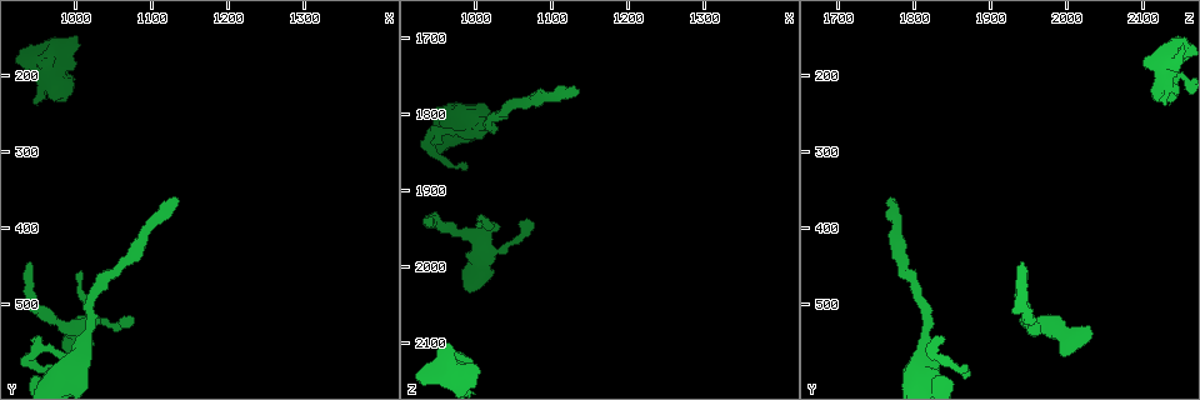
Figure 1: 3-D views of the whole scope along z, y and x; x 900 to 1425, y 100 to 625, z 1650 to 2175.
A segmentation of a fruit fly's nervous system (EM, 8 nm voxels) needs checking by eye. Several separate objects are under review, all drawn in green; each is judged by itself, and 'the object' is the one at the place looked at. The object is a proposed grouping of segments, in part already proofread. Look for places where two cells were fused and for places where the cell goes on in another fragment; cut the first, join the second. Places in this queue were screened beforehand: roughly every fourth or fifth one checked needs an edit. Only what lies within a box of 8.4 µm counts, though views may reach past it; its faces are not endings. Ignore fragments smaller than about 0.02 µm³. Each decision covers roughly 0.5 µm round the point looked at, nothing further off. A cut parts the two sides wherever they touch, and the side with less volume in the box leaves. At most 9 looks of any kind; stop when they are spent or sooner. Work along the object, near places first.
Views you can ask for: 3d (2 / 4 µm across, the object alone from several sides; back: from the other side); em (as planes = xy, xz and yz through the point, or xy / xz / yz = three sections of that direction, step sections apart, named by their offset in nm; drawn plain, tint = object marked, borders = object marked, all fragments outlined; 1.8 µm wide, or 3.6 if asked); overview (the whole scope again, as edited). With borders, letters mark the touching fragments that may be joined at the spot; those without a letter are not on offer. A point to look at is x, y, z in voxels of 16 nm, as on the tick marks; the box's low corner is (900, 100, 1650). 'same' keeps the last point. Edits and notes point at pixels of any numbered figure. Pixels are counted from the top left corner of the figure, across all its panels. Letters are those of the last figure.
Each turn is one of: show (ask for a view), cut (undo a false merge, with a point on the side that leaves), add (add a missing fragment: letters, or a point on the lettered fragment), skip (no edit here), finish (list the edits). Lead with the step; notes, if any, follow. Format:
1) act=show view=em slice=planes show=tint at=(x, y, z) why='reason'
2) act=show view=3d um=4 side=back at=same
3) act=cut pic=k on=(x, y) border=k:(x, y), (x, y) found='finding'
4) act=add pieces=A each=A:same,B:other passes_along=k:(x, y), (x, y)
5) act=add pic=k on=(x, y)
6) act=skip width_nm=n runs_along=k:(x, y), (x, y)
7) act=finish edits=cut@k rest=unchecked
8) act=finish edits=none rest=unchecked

act=show view=em slice=xy step=8 show=tint at=(945, 445, 1935) why='free end'

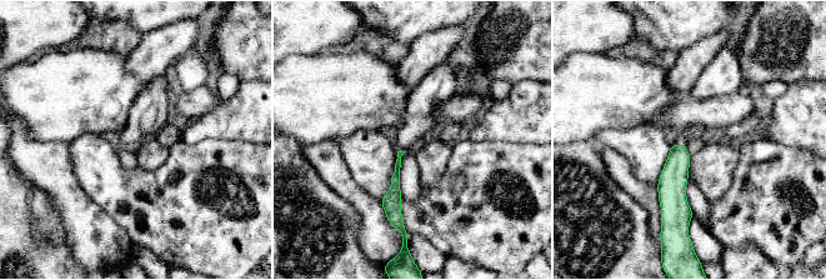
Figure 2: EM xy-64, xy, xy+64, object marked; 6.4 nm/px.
act=show view=em slice=xy step=8 show=borders at=same why='what lies round it'

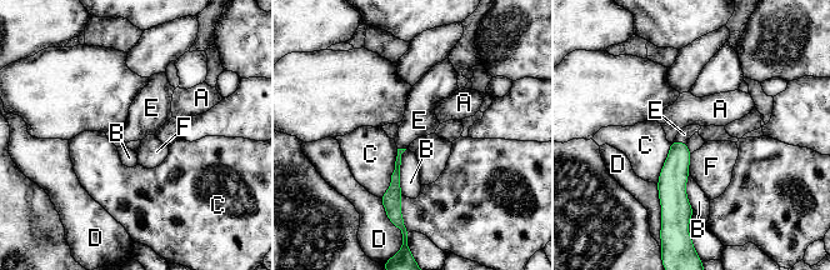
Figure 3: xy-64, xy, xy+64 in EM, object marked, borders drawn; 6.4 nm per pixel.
act=add pieces=E each=A:other,B:other,C:other,D:other,E:same,F:other passes_along=3:(674, 174), (680, 143), (684, 134) found='it goes on there'

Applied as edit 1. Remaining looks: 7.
act=show view=overview why='redraw'

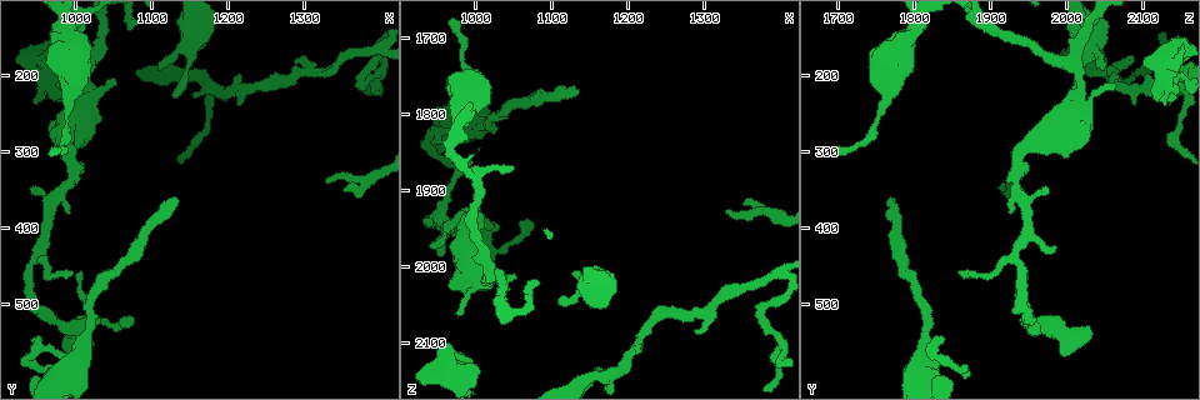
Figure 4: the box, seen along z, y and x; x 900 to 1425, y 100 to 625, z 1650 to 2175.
act=show view=em slice=planes show=tint at=(950, 565, 1820)

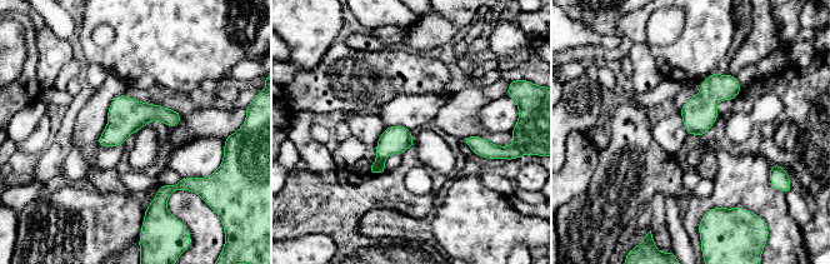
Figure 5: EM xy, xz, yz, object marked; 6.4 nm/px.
act=show view=em slice=planes show=borders at=same

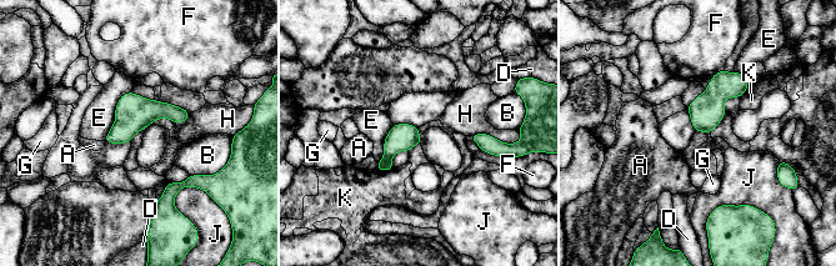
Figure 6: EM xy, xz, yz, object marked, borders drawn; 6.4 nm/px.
act=skip each=A:other,B:other,D:other,E:other,F:other,G:other,H:other,J:other,K:other border=6:(130, 90), (118, 100), (103, 140) found='all the same cell'

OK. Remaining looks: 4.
act=show view=3d um=4 side=back at=(1105, 195, 2045) why='branch stops here'

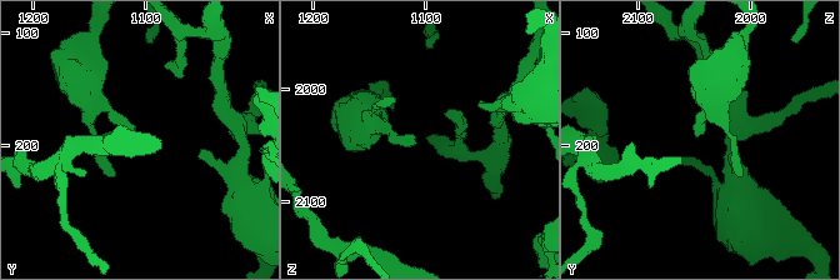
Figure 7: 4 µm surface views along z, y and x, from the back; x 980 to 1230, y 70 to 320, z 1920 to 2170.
act=show view=em slice=planes show=borders at=(1110, 190, 2046) why='shape alone is not enough'

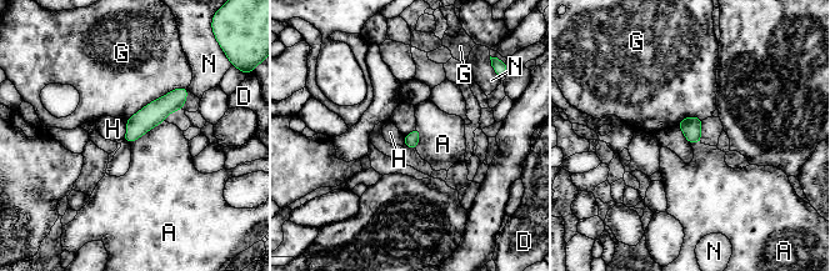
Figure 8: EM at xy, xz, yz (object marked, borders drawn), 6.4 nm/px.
act=skip each=A:other,D:other,G:other,H:other,N:other found='no lettered fragment goes on from it'

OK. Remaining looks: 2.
act=show view=3d um=4 at=(1130, 365, 1770)

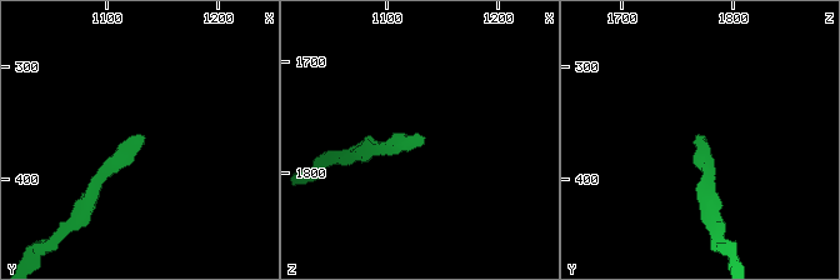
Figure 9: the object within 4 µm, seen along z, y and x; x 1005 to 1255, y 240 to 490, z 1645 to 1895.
act=show view=em slice=planes show=borders at=(1130, 360, 1768) why='need the tissue'

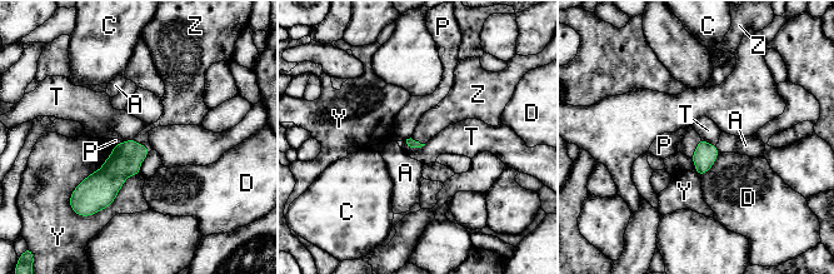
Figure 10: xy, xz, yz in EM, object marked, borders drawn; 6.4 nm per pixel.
act=add pieces=Z each=A:other,C:other,D:other,P:other,T:other,Y:other,Z:same found='the cell continues'

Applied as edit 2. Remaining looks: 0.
act=finish edits=add@3,add@10 rest=unchecked

